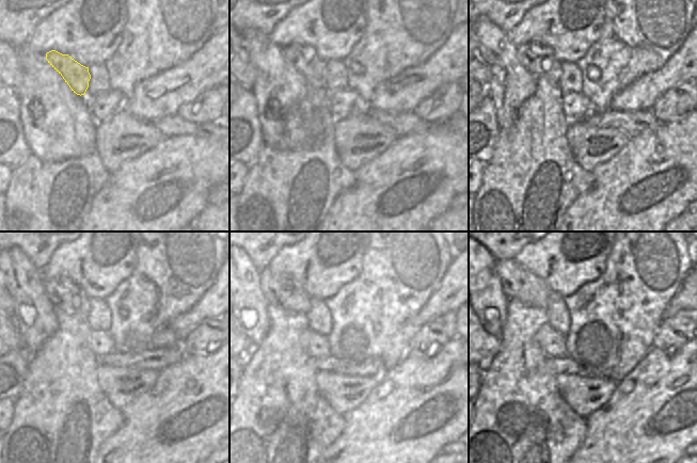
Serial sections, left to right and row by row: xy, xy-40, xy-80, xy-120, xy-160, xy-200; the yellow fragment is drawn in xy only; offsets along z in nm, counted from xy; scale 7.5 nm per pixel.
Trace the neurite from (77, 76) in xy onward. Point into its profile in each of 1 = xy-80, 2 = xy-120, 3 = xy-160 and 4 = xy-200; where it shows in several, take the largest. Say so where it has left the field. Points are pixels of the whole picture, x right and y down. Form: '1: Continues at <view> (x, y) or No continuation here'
1: Continues at xy-80 (539, 60)
2: Continues at xy-120 (63, 294)
3: Continues at xy-160 (281, 288)
4: Continues at xy-200 (517, 283)

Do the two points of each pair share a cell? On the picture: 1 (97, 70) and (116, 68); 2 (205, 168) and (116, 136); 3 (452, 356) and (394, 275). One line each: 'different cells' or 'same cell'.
1: different cells
2: different cells
3: different cells

